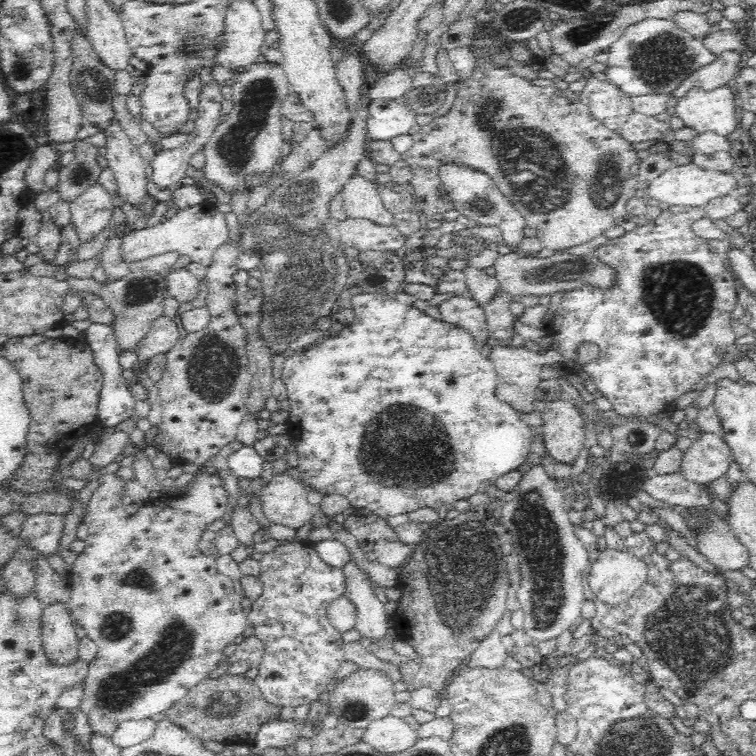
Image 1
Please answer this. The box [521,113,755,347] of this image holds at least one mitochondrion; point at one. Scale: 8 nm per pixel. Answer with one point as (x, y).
(680, 295)

